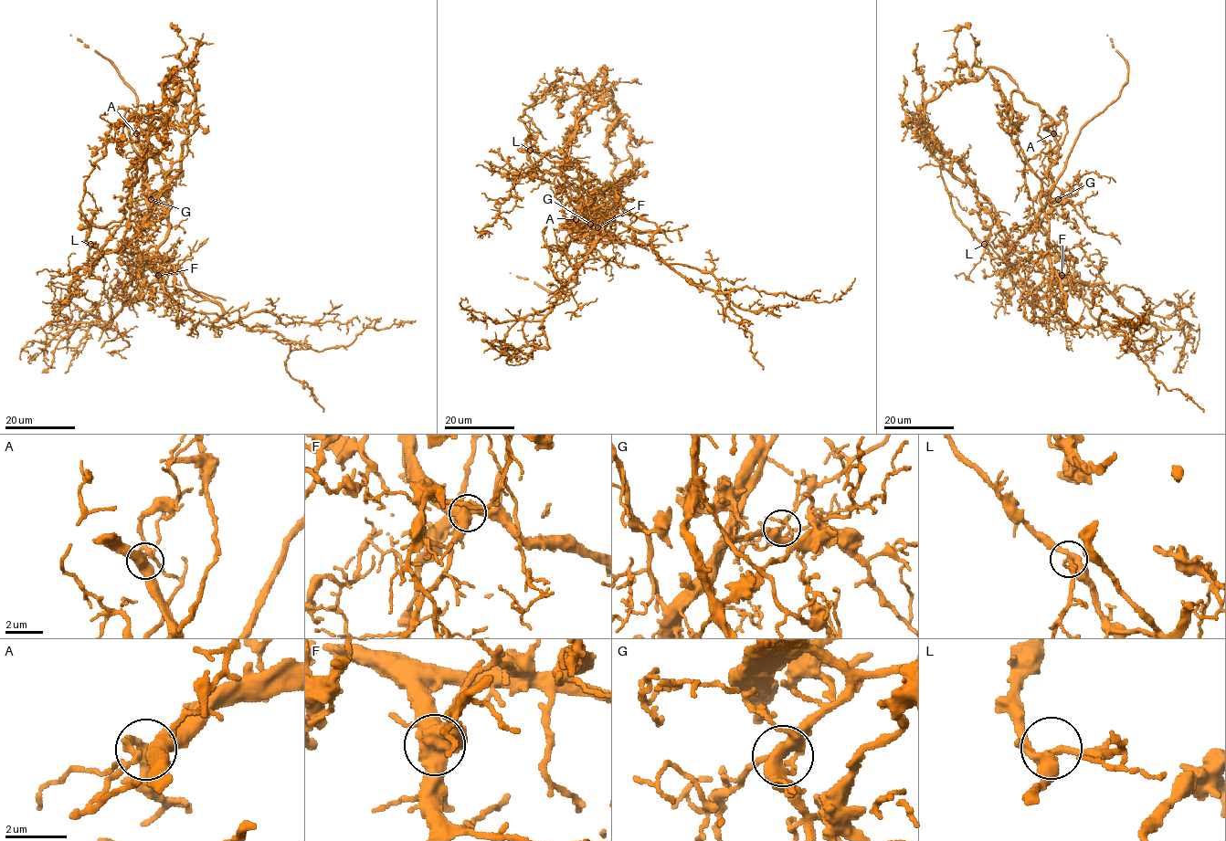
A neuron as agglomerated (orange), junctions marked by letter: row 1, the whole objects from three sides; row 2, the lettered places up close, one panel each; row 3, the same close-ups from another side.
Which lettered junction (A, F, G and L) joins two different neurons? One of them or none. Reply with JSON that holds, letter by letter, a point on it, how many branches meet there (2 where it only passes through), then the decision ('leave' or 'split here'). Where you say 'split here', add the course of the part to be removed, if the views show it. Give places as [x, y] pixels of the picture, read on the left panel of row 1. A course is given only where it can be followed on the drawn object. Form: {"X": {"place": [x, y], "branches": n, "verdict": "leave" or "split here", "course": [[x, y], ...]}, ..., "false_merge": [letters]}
{"A": {"place": [136, 133], "branches": 5, "verdict": "leave"}, "F": {"place": [158, 275], "branches": 4, "verdict": "split here", "course": [[158, 275], [160, 285], [184, 308], [216, 313], [232, 322]]}, "G": {"place": [151, 199], "branches": 5, "verdict": "leave"}, "L": {"place": [90, 244], "branches": 4, "verdict": "leave"}, "false_merge": ["F"]}

